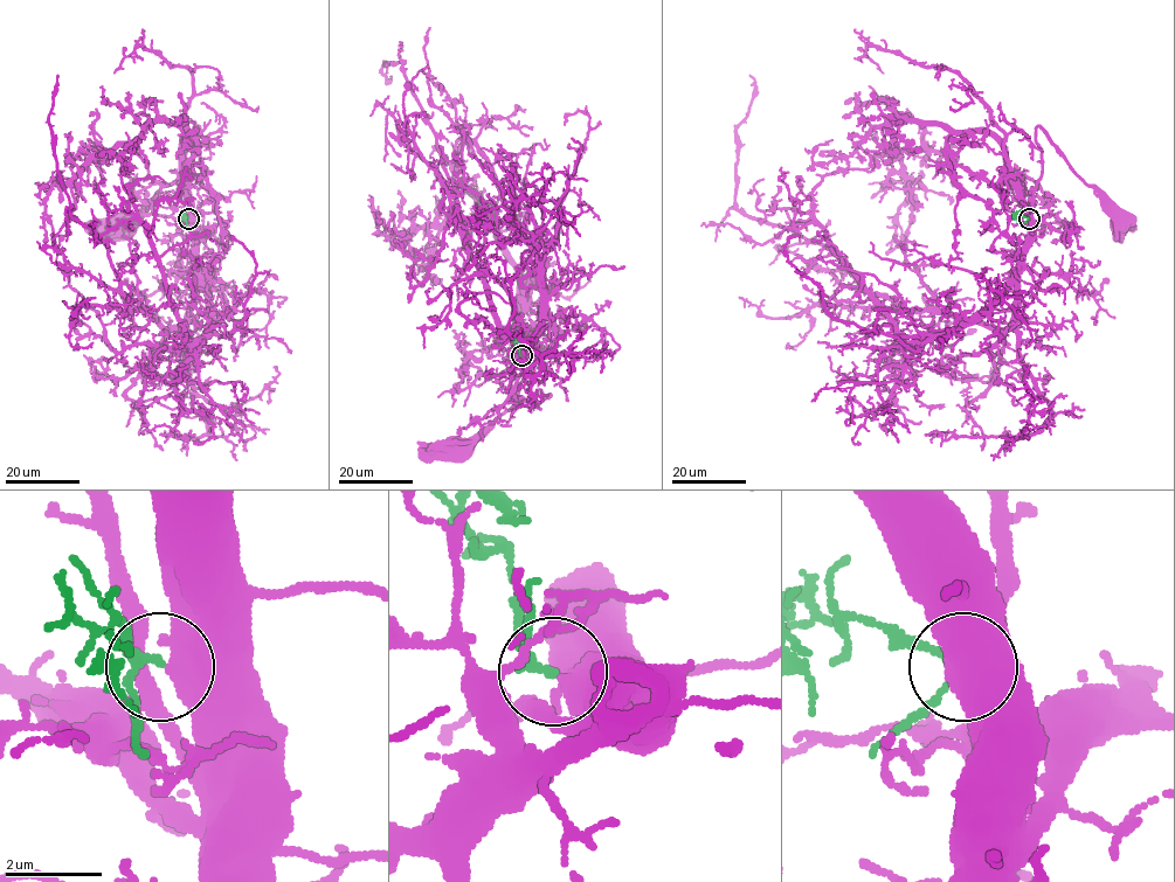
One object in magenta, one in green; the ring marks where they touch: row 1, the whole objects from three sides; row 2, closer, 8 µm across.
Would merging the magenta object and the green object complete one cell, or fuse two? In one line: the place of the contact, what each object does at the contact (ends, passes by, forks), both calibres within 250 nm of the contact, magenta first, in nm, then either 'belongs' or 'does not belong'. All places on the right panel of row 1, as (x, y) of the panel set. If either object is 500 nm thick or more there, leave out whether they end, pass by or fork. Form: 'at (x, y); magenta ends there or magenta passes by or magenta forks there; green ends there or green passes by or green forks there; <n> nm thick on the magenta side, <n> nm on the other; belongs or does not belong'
at (1029, 219); 650 nm thick on the magenta side, 170 nm on the other; belongs

